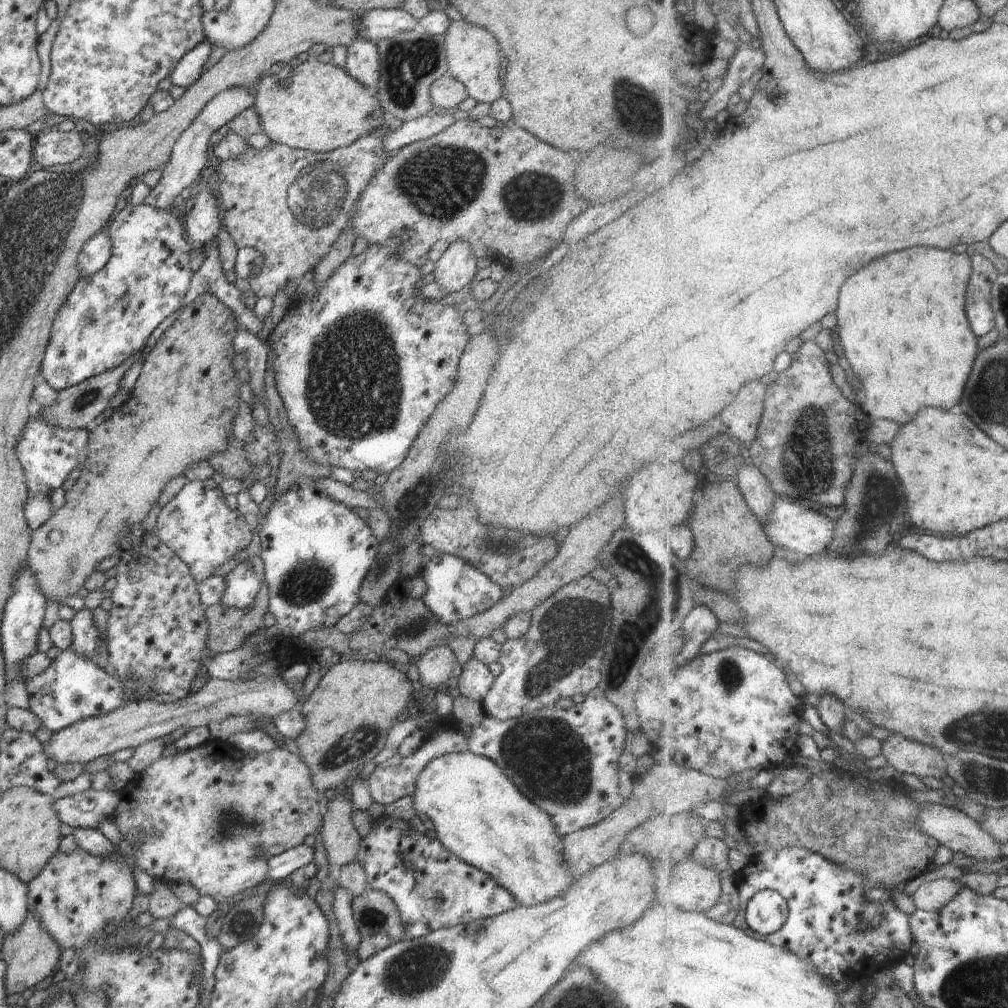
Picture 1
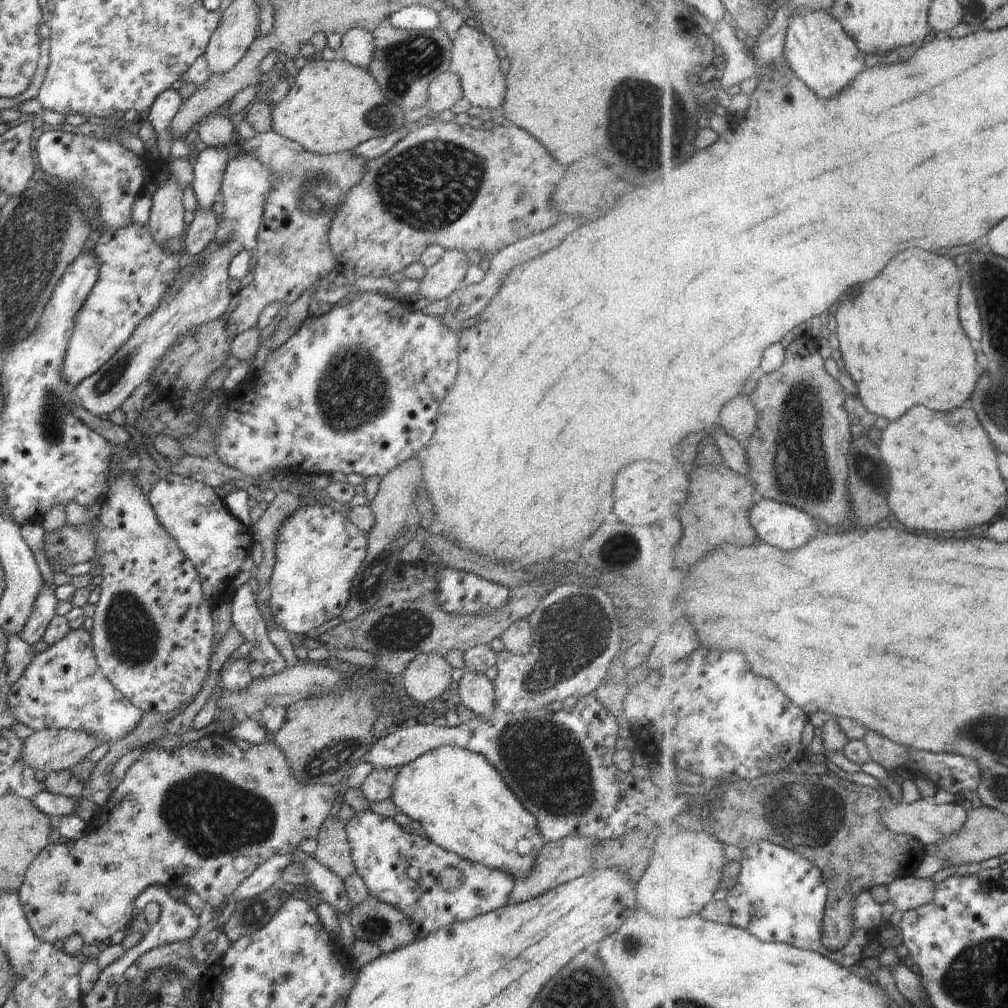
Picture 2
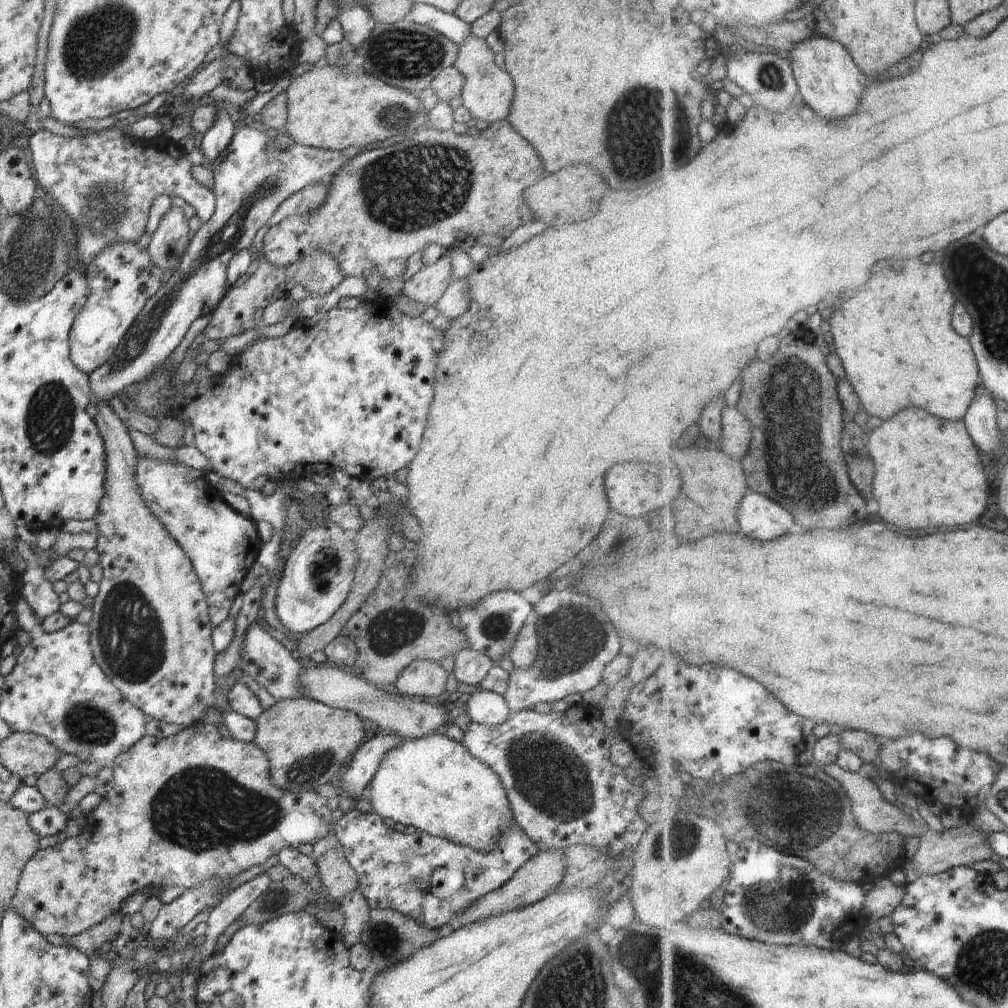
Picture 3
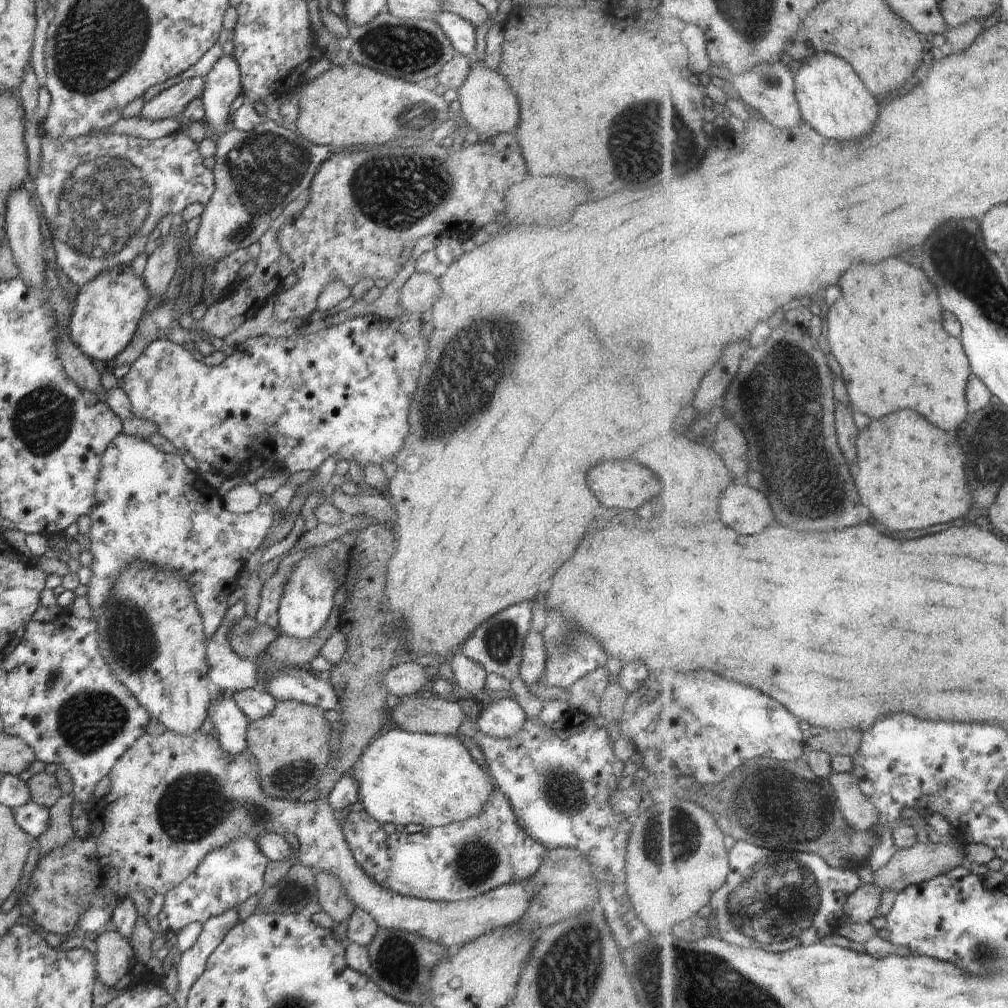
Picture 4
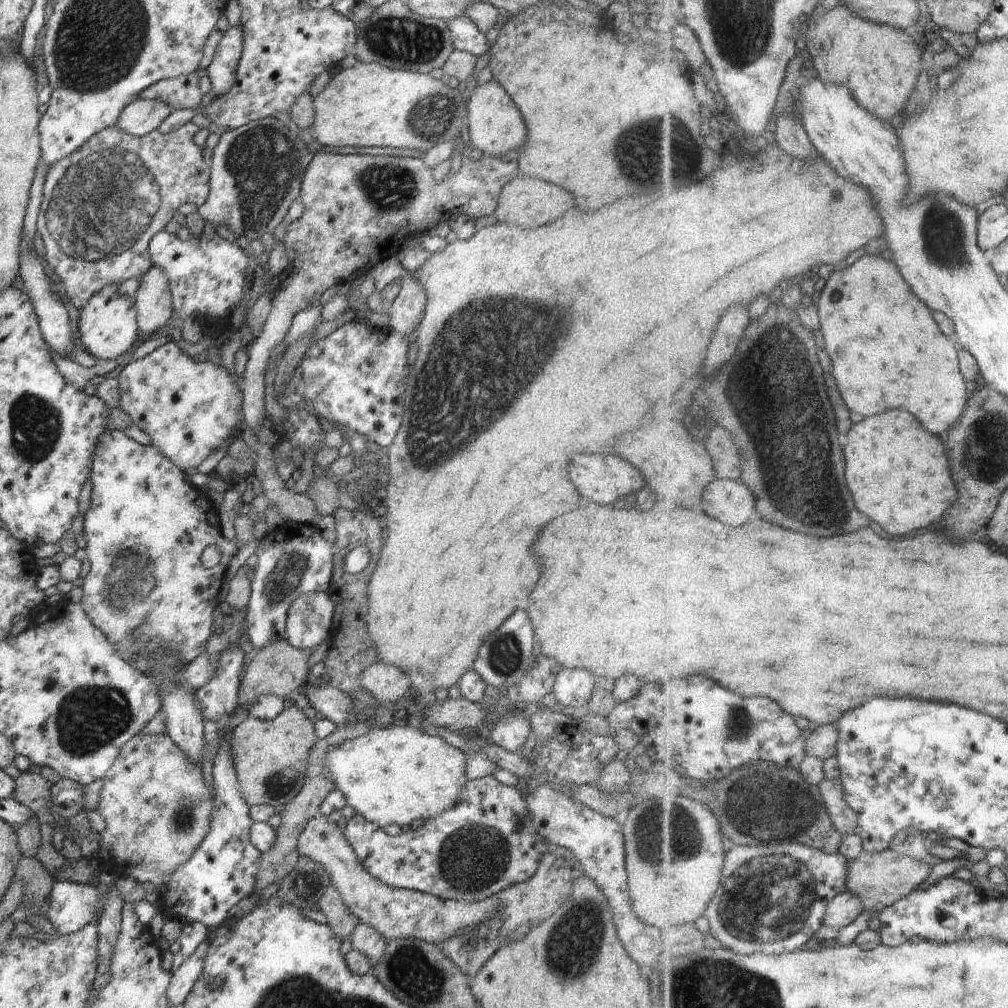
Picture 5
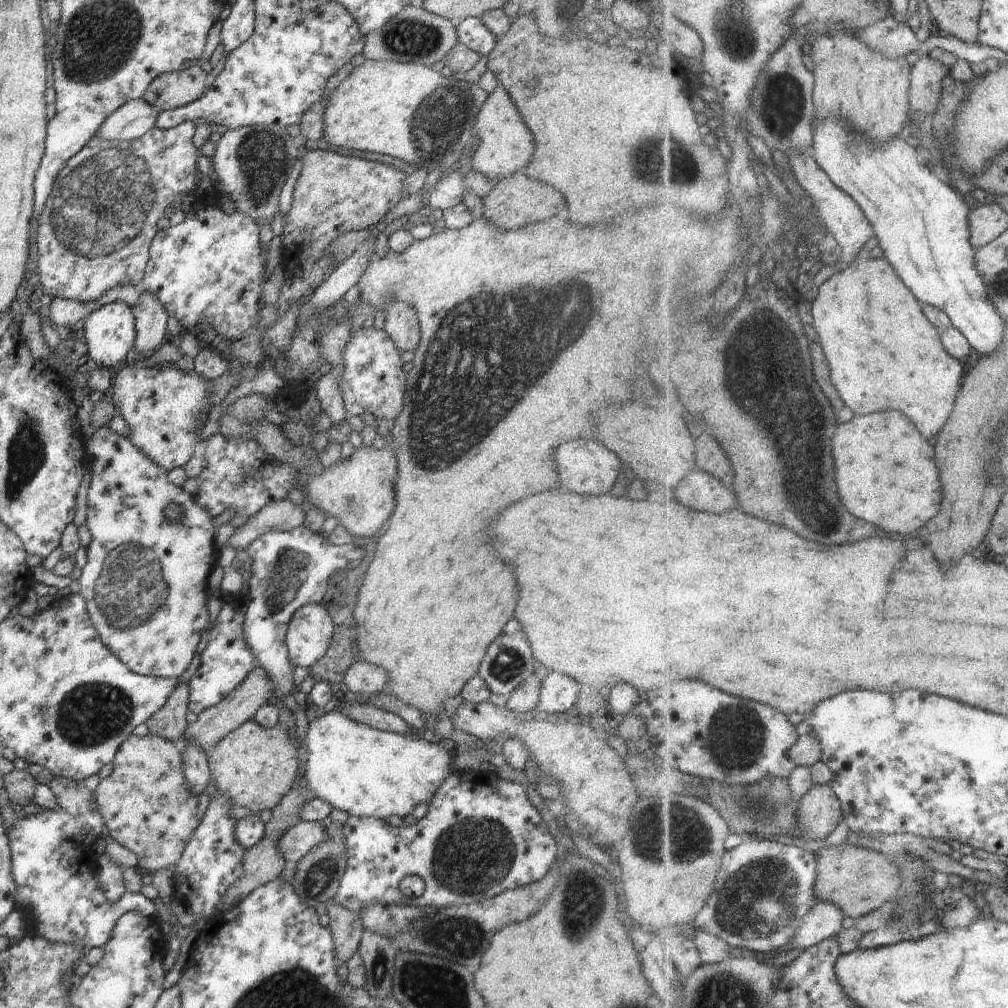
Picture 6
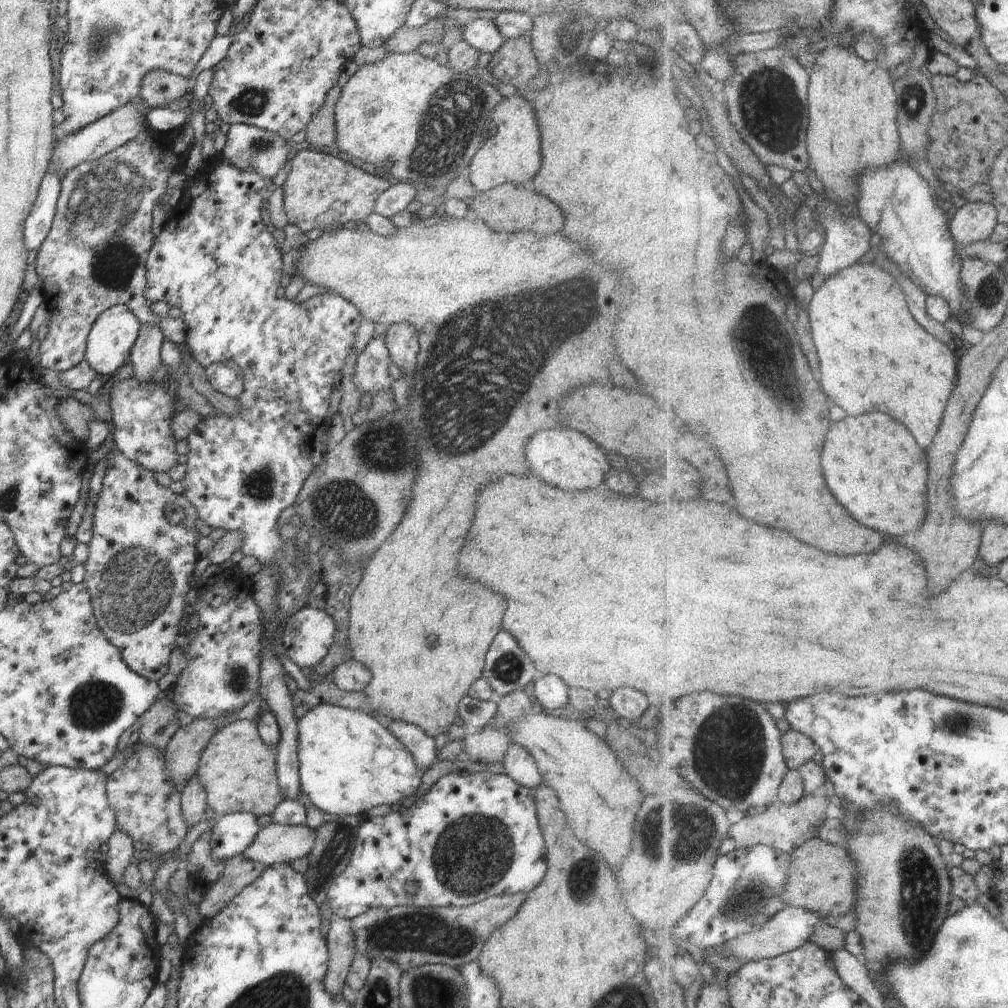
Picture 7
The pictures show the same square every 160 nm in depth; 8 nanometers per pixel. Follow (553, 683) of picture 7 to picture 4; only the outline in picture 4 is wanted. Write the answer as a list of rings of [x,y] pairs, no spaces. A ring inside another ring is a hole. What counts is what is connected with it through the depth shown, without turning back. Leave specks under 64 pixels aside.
[[[598,667],[579,681],[576,681],[567,692],[571,707],[592,718],[600,717],[599,704],[604,690],[610,684],[609,672],[605,667]]]

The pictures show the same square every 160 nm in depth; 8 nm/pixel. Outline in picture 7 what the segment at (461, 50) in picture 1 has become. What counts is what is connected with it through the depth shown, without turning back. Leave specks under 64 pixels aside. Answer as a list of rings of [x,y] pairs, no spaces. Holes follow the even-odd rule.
[[[518,94],[504,97],[492,109],[491,120],[496,126],[469,164],[469,178],[476,192],[490,190],[504,182],[526,182],[538,172],[542,164],[540,129],[536,126],[533,106],[525,98]]]

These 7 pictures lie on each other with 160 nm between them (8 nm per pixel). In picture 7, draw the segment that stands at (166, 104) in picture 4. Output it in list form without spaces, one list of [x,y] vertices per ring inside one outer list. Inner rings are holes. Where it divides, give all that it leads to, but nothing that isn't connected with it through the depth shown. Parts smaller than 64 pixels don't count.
[[[140,101],[128,103],[107,114],[105,117],[98,119],[96,122],[89,124],[86,128],[64,137],[62,140],[58,140],[53,150],[48,171],[56,171],[63,178],[72,167],[86,161],[91,161],[92,159],[99,159],[116,147],[130,142],[140,132],[146,130],[145,126],[147,122],[145,116],[147,110],[148,107]]]

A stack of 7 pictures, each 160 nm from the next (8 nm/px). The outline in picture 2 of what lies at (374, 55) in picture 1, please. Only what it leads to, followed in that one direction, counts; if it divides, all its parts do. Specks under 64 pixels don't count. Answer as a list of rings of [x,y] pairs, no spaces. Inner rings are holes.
[[[361,28],[350,29],[341,36],[341,48],[344,60],[367,70],[374,54],[374,35]]]

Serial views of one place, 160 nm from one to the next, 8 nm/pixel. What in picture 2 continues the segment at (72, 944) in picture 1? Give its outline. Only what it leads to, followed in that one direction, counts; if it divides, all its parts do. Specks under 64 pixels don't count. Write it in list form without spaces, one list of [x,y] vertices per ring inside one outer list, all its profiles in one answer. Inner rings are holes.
[[[213,733],[210,735],[206,735],[200,740],[192,741],[188,744],[182,744],[181,747],[176,747],[174,749],[165,749],[162,747],[152,746],[152,748],[146,748],[146,750],[141,752],[140,758],[130,766],[130,768],[126,771],[125,777],[117,783],[116,788],[109,792],[108,802],[105,802],[105,805],[100,808],[99,812],[96,813],[96,816],[93,816],[92,824],[88,824],[87,826],[87,836],[83,839],[77,840],[76,842],[69,841],[65,844],[60,843],[50,843],[44,847],[44,850],[41,850],[36,858],[32,861],[32,864],[28,867],[26,871],[23,884],[19,886],[18,894],[20,895],[20,902],[22,904],[22,908],[29,922],[30,928],[34,935],[36,935],[40,940],[44,942],[55,945],[55,943],[63,942],[72,934],[78,934],[80,938],[82,938],[83,944],[97,944],[99,946],[102,945],[102,942],[110,939],[113,934],[116,934],[118,930],[122,930],[126,927],[127,924],[131,922],[132,912],[134,912],[134,900],[135,898],[148,886],[148,885],[162,885],[163,887],[172,887],[172,888],[186,888],[199,894],[204,900],[207,902],[210,908],[214,908],[215,906],[219,906],[220,904],[228,903],[230,898],[232,897],[233,892],[240,886],[240,883],[248,878],[252,871],[260,866],[263,862],[266,862],[269,858],[272,858],[274,855],[285,855],[285,854],[294,854],[298,855],[298,846],[302,840],[306,840],[306,838],[317,838],[319,830],[323,827],[323,824],[327,821],[327,818],[330,815],[330,809],[332,808],[332,804],[334,804],[336,800],[336,794],[334,793],[334,787],[328,785],[307,785],[301,783],[293,773],[291,769],[290,763],[288,762],[287,756],[284,754],[284,751],[272,740],[268,740],[261,745],[251,745],[250,749],[246,752],[242,751],[234,741],[230,740],[228,736],[224,736],[223,733]],[[238,856],[248,856],[250,858],[250,863],[248,867],[243,872],[238,872],[234,869],[234,859],[238,858]]]

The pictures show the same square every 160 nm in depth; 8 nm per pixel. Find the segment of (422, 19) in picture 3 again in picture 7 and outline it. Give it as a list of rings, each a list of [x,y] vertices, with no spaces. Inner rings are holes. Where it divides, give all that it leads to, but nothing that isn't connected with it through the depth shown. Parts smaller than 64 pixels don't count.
[[[476,18],[463,26],[461,38],[478,52],[494,54],[505,41],[493,20]]]

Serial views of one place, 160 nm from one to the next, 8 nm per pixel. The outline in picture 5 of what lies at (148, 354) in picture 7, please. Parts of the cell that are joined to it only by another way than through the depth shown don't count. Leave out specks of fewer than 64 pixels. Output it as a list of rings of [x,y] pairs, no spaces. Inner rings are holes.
[[[150,265],[150,268],[141,276],[134,300],[137,308],[137,325],[141,340],[150,338],[161,326],[164,326],[170,320],[174,313],[169,280],[158,265]]]

